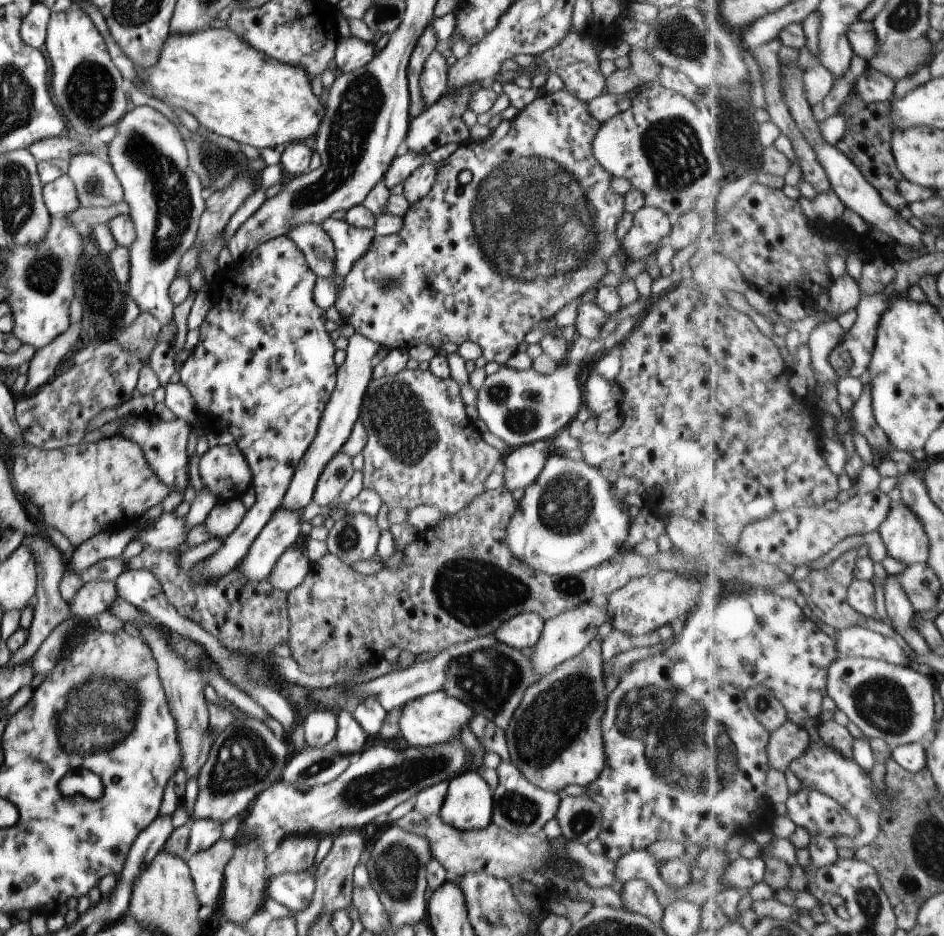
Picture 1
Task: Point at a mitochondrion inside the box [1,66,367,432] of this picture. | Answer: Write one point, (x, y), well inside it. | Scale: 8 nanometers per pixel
(172, 197)

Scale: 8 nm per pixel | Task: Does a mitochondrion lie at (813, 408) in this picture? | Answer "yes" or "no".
no

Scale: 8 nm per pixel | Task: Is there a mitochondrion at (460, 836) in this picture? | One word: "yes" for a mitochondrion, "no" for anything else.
no

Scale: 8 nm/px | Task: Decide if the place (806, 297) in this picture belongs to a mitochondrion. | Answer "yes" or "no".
no

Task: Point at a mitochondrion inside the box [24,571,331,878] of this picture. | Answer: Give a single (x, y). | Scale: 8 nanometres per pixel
(80, 732)

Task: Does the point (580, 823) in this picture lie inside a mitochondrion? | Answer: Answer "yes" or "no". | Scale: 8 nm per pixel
yes

